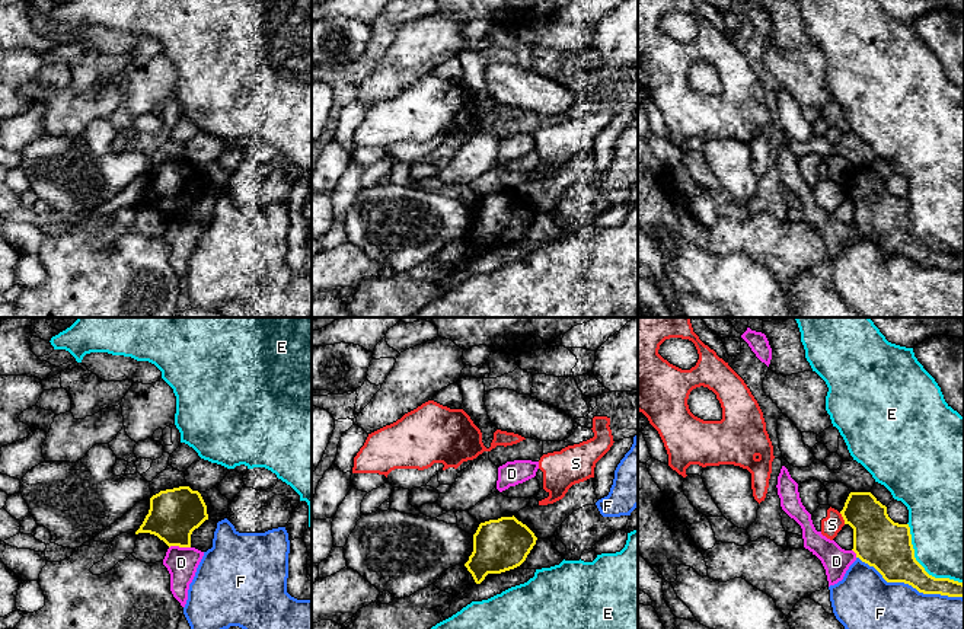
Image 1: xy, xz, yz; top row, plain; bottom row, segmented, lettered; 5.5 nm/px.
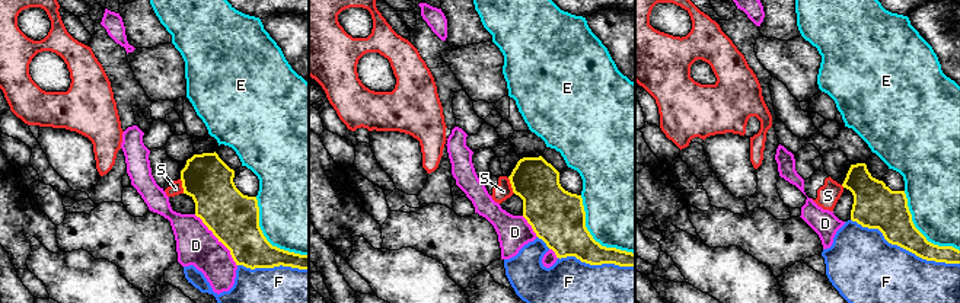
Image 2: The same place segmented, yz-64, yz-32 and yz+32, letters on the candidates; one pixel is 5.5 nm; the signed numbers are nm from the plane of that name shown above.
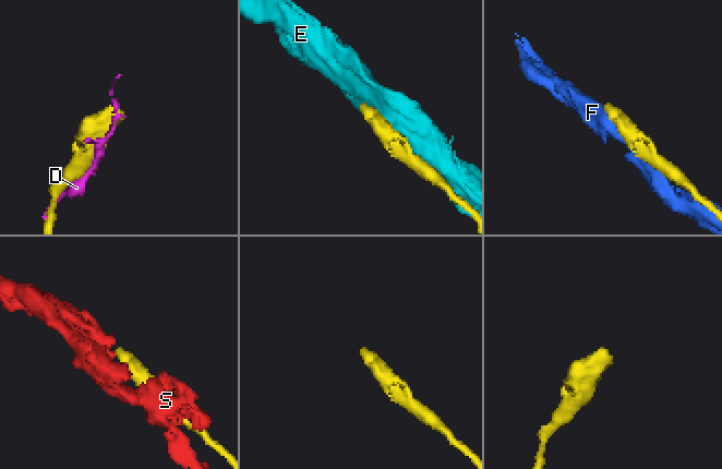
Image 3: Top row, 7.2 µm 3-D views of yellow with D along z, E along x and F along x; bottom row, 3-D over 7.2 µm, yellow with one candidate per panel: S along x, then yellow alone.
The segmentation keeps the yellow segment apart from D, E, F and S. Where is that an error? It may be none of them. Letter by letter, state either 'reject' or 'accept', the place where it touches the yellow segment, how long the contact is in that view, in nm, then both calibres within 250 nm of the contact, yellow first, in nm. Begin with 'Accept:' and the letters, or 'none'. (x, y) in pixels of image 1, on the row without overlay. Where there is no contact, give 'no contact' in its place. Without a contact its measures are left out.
Accept: none
D: reject; meets yellow in xy at (179, 220); contact 120 nm long; 280 nm thick on the yellow side, 170 nm on the other
E: reject; meets yellow in yz at (921, 239); contact 460 nm long; 280 nm thick on the yellow side, 480 nm on the other
F: reject; meets yellow in yz at (910, 258); contact 650 nm long; 280 nm thick on the yellow side, 440 nm on the other
S: reject; meets yellow in yz at (843, 192); contact 70 nm long; 280 nm thick on the yellow side, 110 nm on the other

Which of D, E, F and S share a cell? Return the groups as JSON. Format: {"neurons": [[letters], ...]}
{"neurons": [["D"], ["E"], ["F"], ["S"]]}

